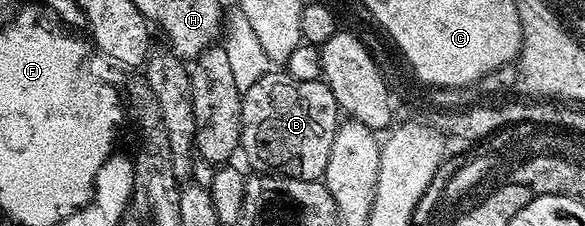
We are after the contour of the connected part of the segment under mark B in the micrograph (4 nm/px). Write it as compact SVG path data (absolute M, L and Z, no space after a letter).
M269 70L262 78L258 78L258 82L254 82L254 86L250 86L250 90L246 90L240 97L242 102L242 134L240 135L240 148L242 152L248 155L248 160L252 164L265 164L268 170L283 170L290 177L300 177L304 180L319 181L326 170L326 162L330 162L330 150L334 146L334 138L338 127L338 109L336 99L330 90L330 86L324 83L323 79L314 82L298 82L298 78L289 76L284 70Z

